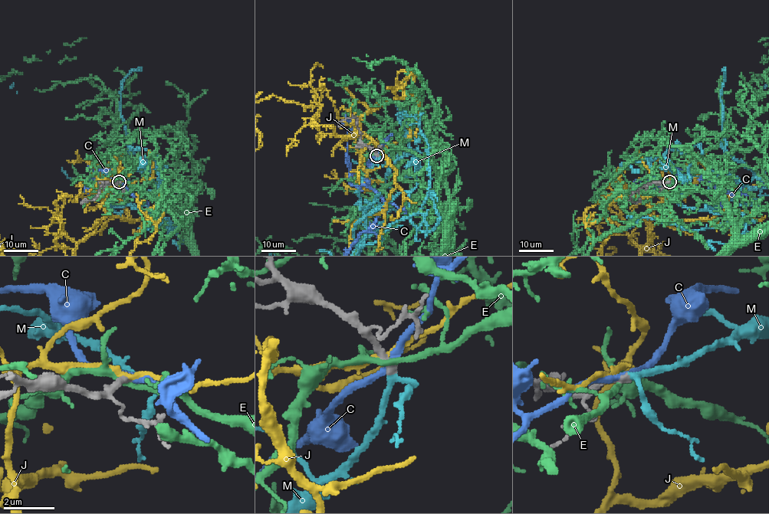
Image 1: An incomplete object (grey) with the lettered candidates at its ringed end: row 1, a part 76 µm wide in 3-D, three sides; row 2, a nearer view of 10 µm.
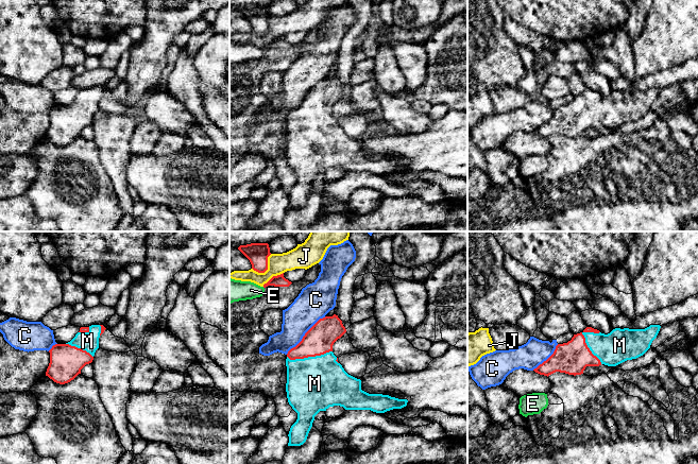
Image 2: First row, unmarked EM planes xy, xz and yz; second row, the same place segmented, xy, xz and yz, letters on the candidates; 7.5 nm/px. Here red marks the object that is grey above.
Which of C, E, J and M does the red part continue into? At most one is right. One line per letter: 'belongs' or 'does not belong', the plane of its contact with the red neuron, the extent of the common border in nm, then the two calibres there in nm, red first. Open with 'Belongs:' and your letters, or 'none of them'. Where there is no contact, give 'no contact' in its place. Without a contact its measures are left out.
Belongs: M
C: does not belong | xz | 420 nm | 220/260 nm
E: does not belong | no contact
J: does not belong | xz | 190 nm | 160/160 nm
M: belongs | yz | 280 nm | 240/240 nm

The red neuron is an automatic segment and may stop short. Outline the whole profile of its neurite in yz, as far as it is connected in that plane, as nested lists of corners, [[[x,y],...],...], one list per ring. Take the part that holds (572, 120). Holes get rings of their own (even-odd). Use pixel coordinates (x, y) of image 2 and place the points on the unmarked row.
[[[660,87],[645,91],[615,90],[605,97],[586,89],[567,105],[558,106],[554,116],[533,133],[547,139],[556,134],[576,138],[583,136],[586,128],[616,128],[643,118],[660,90]]]

